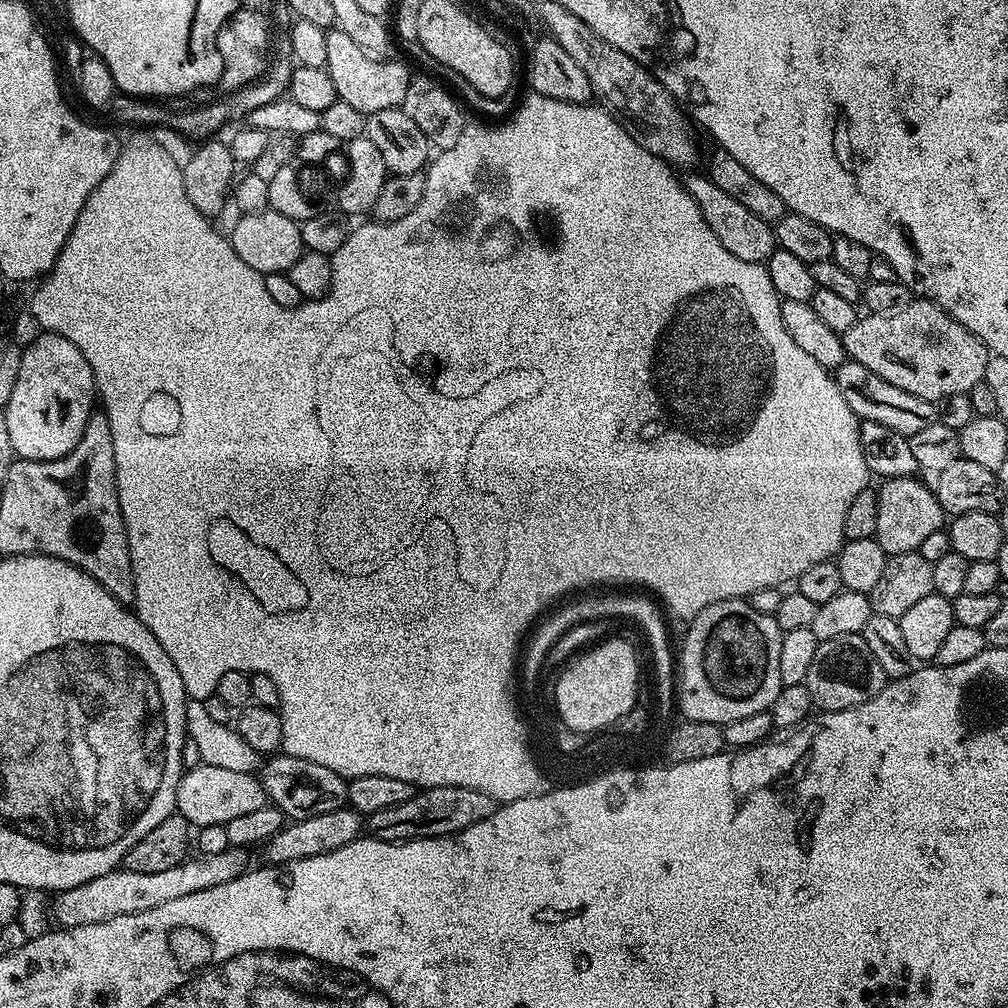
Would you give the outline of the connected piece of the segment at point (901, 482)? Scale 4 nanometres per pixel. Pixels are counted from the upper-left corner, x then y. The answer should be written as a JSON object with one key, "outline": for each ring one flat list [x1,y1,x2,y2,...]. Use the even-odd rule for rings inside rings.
{"outline":[[903,476,893,480,884,480,881,485,876,493,878,526,874,538,887,556,917,551,922,546,922,542,930,534,934,534,934,530,945,527,946,513,936,501,935,491,929,485,927,488,920,478]]}

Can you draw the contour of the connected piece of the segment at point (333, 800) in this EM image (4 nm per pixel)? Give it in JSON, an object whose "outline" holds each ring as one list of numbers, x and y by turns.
{"outline":[[273,755,263,761,258,772,260,785,266,790,269,801,279,812,284,813,289,821,314,818,314,814,330,814,330,810,338,810,348,804,348,780,334,774,327,766,318,766,318,762,310,762,297,756]]}

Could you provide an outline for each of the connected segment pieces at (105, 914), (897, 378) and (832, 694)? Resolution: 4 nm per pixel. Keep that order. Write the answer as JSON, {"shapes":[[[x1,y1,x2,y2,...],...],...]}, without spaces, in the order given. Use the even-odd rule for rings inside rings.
{"shapes":[[[228,847,222,854,196,854,183,860,178,866,170,866,170,870,158,870,158,874,142,874,117,870,102,874,102,878,94,878,82,886,74,886,65,892,55,893,50,904,51,919,59,927,90,926,94,922,106,922,122,914,138,914,142,910,154,910,154,906,166,906,174,898,186,898,186,894,194,894,198,890,206,890,212,886,222,886,222,882,230,882,238,878,249,867,249,853,242,848]],[[913,298,910,306,890,314,873,312,861,315,850,330,843,332,842,339,847,359,862,362,866,370,874,370,878,378,886,378,886,382,890,382,890,386,898,386,898,390,906,390,906,394,933,402,950,398,950,394,969,393,974,386,982,383,990,355,985,344,966,330,966,326,959,324,945,308,939,308,932,300,923,298]],[[838,634,838,638,821,640,804,679,813,705,820,712,837,712,862,706,884,689,886,677,878,658,866,646,863,634]]]}

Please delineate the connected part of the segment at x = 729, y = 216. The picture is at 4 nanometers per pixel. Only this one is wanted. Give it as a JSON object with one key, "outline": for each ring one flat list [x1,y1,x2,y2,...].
{"outline":[[707,175,684,176,682,180,684,189,694,198,698,210,702,210,702,218,706,218,706,226,714,230,714,238,734,254,734,258,742,258,742,262,754,262,755,264,764,264,770,258,770,254,775,252,778,245,776,243,776,234,773,225,762,222,758,214,746,210,742,202,730,198,726,190,714,186,714,182,708,179]]}

